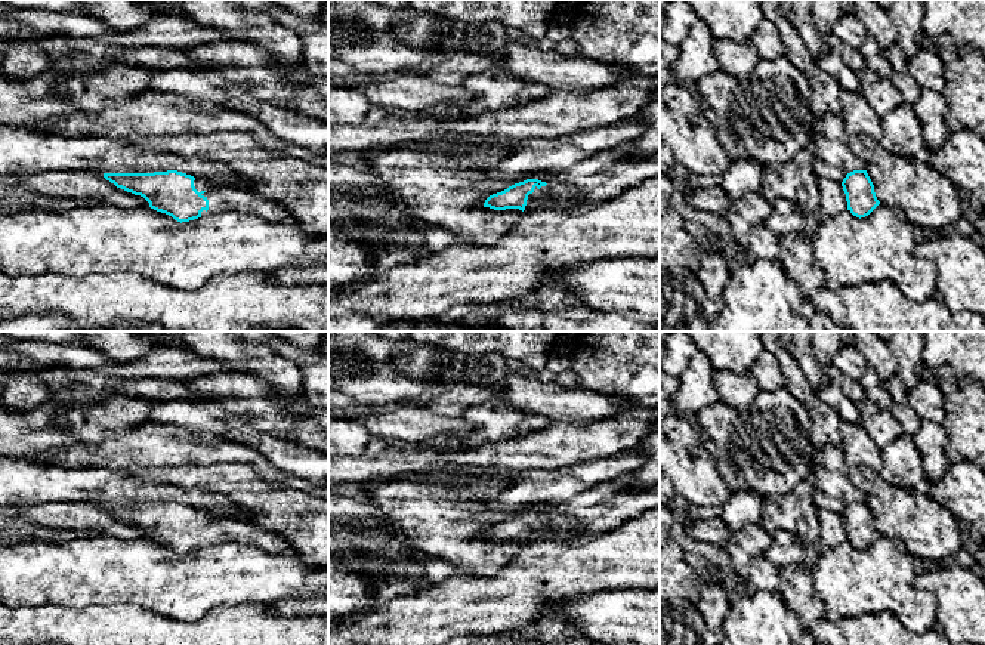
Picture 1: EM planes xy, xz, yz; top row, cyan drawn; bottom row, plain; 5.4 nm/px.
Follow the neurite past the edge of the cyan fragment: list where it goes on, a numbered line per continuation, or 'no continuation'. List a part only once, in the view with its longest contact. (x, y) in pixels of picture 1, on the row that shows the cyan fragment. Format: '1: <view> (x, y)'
1: xy (221, 197)

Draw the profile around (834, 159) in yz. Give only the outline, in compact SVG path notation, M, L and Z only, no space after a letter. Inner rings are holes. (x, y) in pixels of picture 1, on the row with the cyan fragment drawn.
M824 112L816 118L810 139L816 152L812 169L819 179L842 183L847 173L865 170L862 158L849 146L849 136L840 114Z

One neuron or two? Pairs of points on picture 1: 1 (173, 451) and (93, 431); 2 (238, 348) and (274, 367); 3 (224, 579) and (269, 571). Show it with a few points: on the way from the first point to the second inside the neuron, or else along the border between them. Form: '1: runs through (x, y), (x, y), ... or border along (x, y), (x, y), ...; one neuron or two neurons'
1: border along (139, 423), (110, 432), (102, 441); two neurons
2: runs through (247, 357), (261, 360), (265, 364); one neuron
3: runs through (235, 577), (258, 576); one neuron

